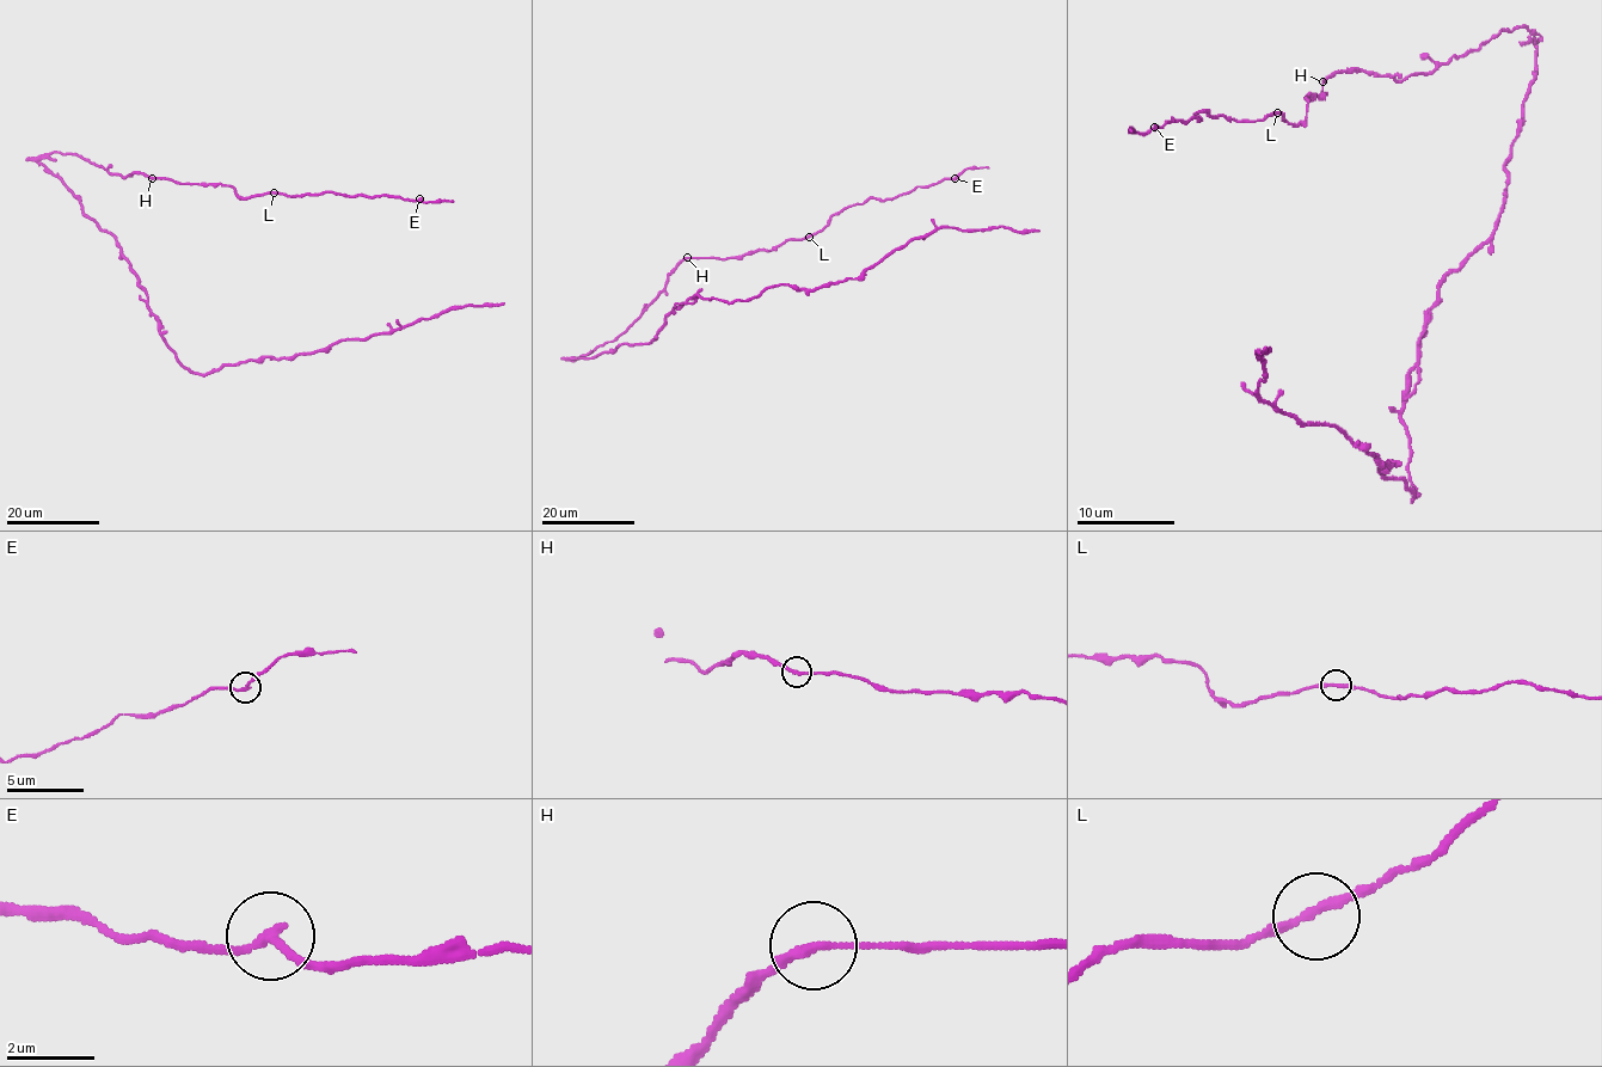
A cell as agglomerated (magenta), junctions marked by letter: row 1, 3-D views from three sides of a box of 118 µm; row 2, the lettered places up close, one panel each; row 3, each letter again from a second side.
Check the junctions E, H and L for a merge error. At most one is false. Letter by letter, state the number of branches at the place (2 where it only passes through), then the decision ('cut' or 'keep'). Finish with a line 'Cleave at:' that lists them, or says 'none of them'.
E: 2 branches meet; keep
H: 2 branches meet; cut
L: 2 branches meet; keep
Cleave at: H

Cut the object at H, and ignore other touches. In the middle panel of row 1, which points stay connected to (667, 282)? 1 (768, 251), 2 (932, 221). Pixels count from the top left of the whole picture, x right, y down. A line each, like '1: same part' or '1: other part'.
1: other part
2: same part

